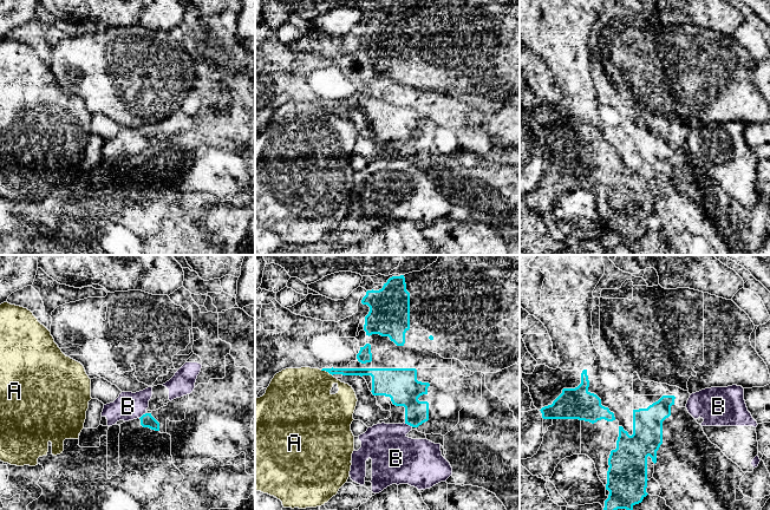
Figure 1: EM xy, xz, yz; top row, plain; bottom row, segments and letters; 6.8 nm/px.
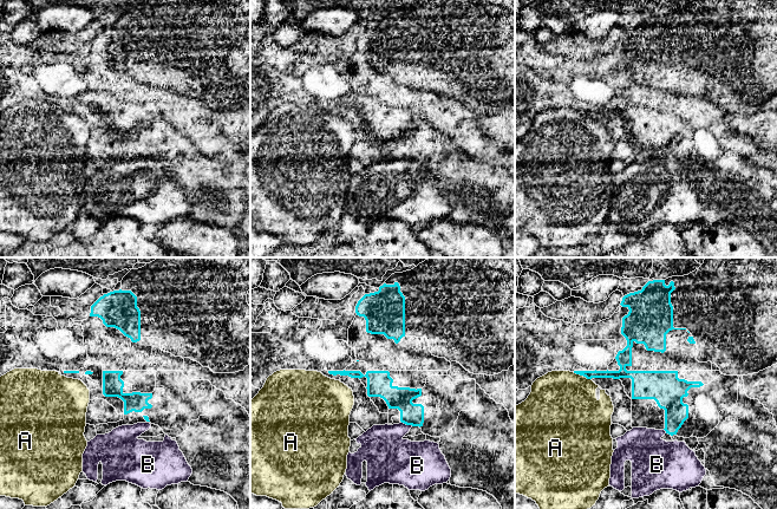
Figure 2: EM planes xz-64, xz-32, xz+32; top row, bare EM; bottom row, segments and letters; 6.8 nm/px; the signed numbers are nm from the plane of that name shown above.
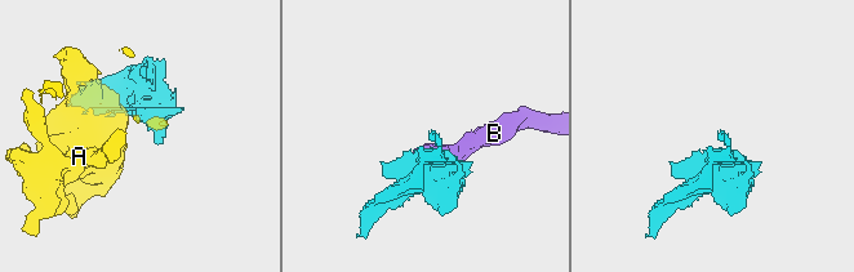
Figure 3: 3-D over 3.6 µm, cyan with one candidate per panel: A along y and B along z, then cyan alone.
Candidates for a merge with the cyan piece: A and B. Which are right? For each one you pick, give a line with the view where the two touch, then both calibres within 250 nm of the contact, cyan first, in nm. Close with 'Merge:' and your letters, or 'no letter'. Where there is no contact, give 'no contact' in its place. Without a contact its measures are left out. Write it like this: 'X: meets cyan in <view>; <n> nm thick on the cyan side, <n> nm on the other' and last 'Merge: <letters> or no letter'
Merge: no letter

